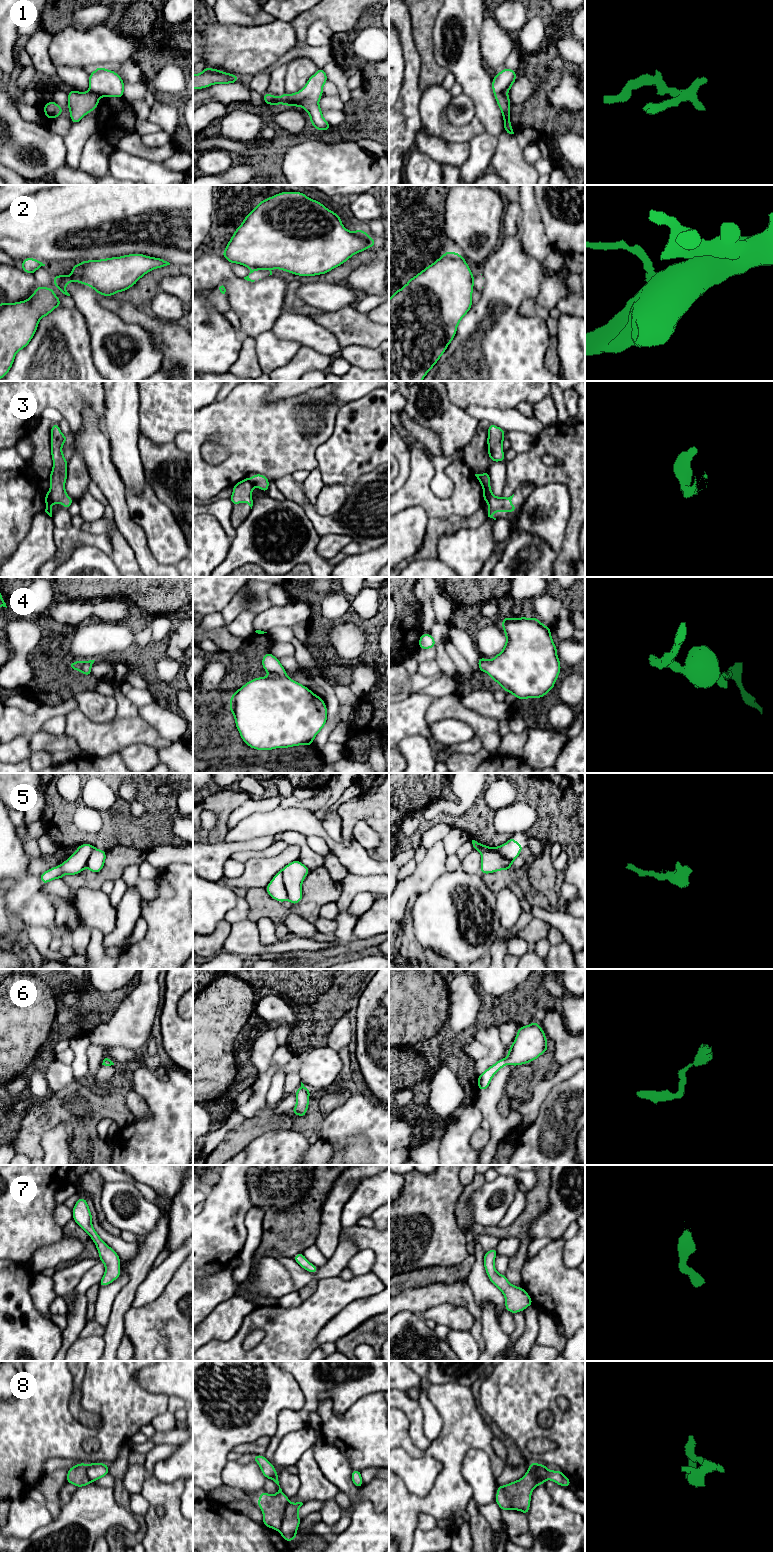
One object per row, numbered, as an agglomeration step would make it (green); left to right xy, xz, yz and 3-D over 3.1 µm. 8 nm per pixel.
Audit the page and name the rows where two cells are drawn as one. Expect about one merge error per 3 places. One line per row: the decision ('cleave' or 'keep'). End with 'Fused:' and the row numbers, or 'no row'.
1: cleave
2: cleave
3: cleave
4: keep
5: cleave
6: keep
7: keep
8: cleave
Fused: 1, 2, 3, 5, 8

